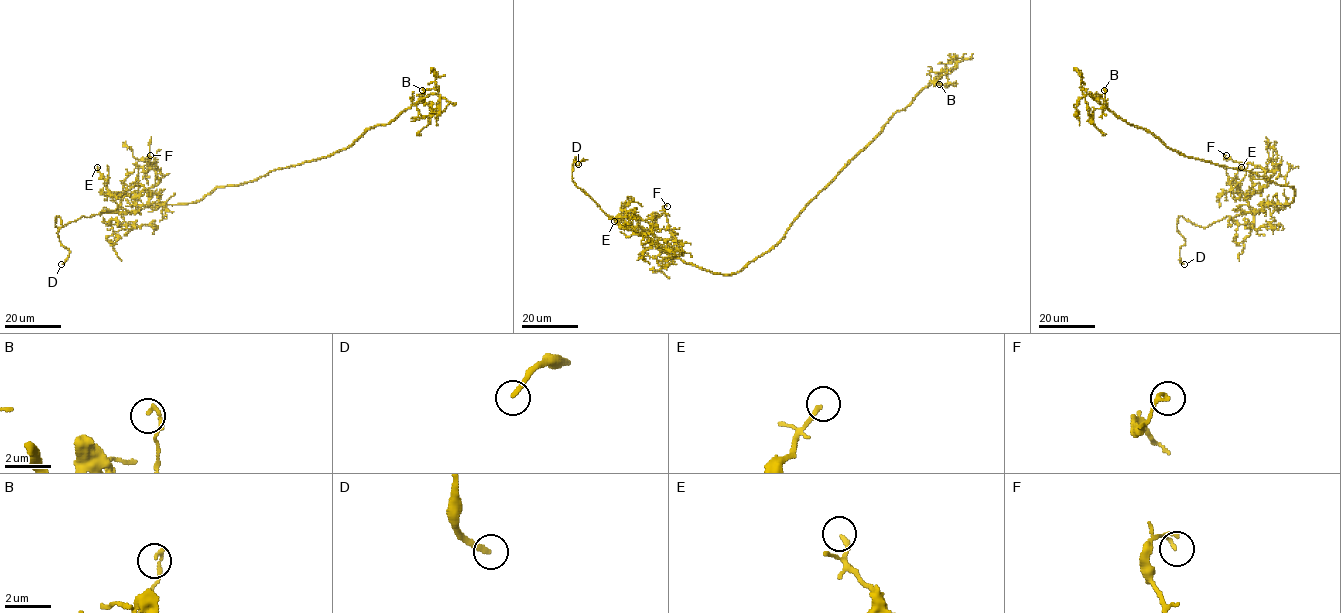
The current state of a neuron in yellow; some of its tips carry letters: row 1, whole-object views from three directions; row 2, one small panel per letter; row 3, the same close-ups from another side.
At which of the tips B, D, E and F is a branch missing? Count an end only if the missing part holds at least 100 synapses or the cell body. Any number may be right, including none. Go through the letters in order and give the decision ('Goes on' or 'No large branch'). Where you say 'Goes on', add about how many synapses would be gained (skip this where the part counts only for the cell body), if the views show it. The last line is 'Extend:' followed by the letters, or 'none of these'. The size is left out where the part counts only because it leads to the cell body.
B: No large branch
D: Goes on
E: No large branch
F: No large branch
Extend: D

